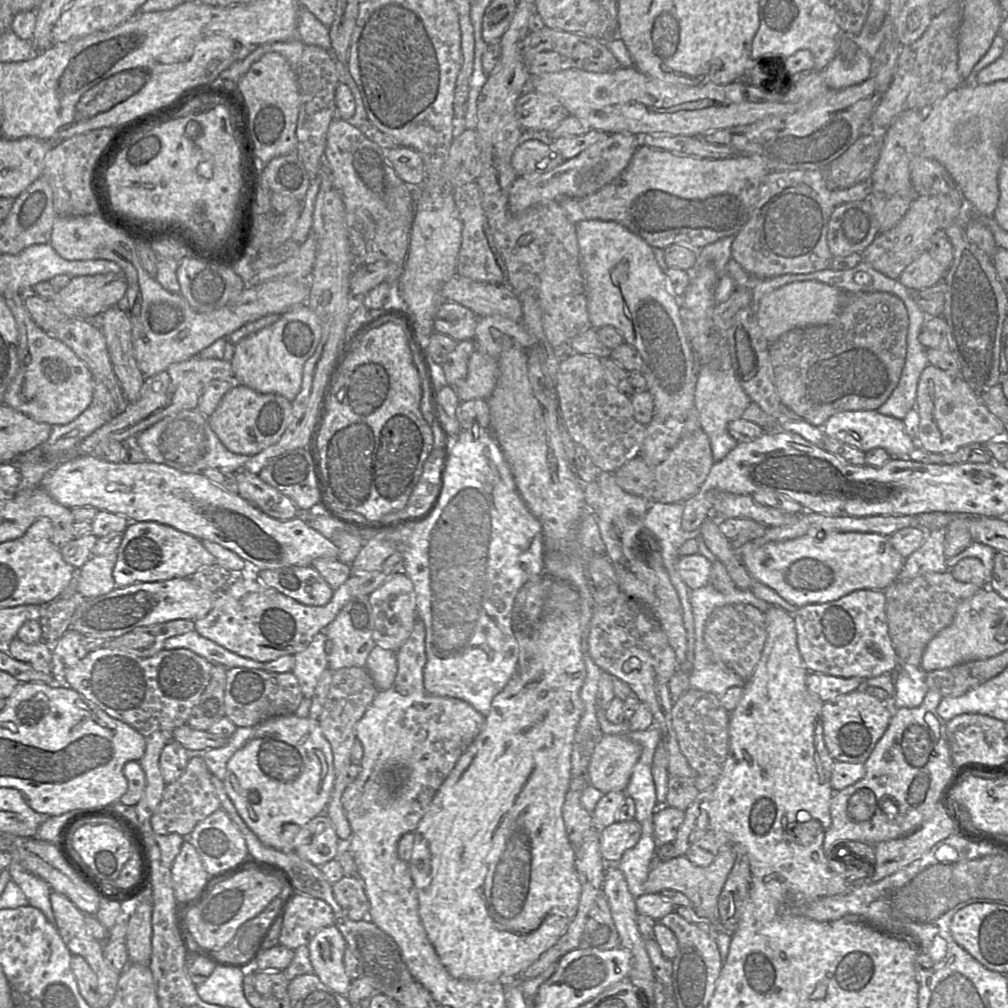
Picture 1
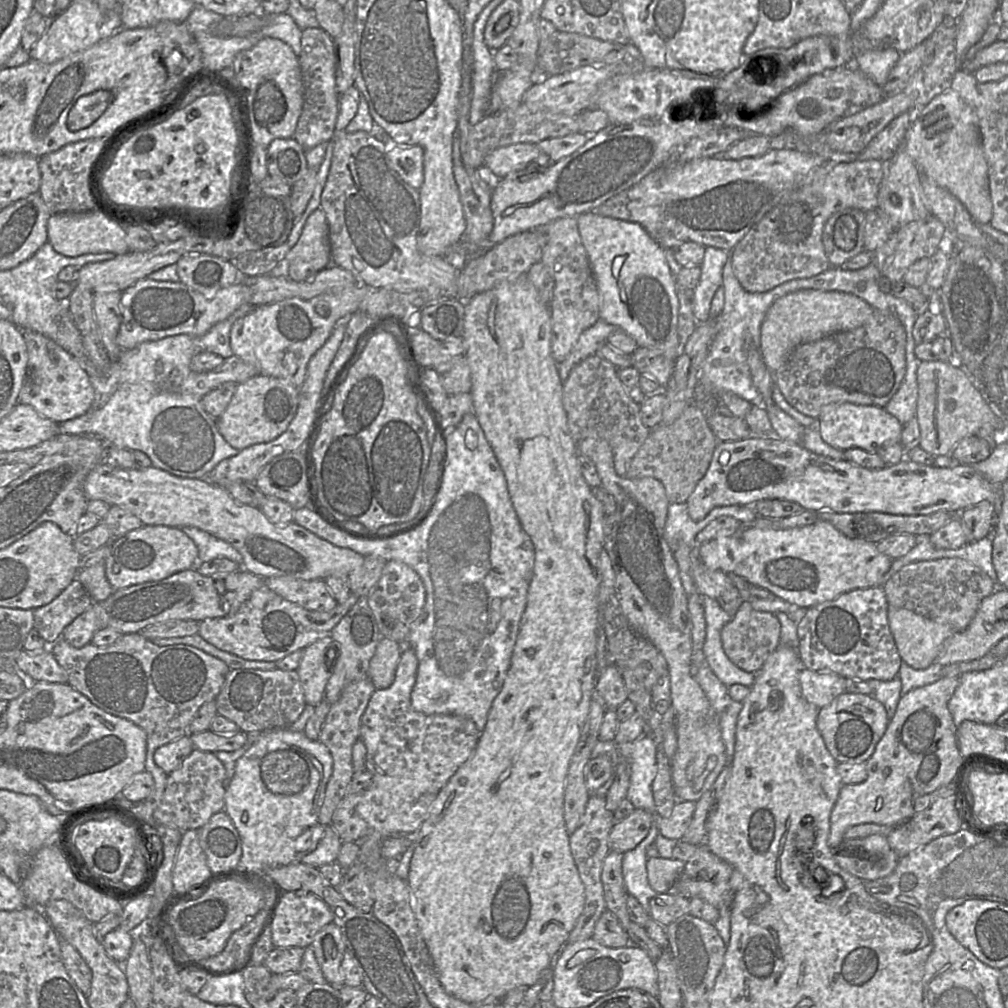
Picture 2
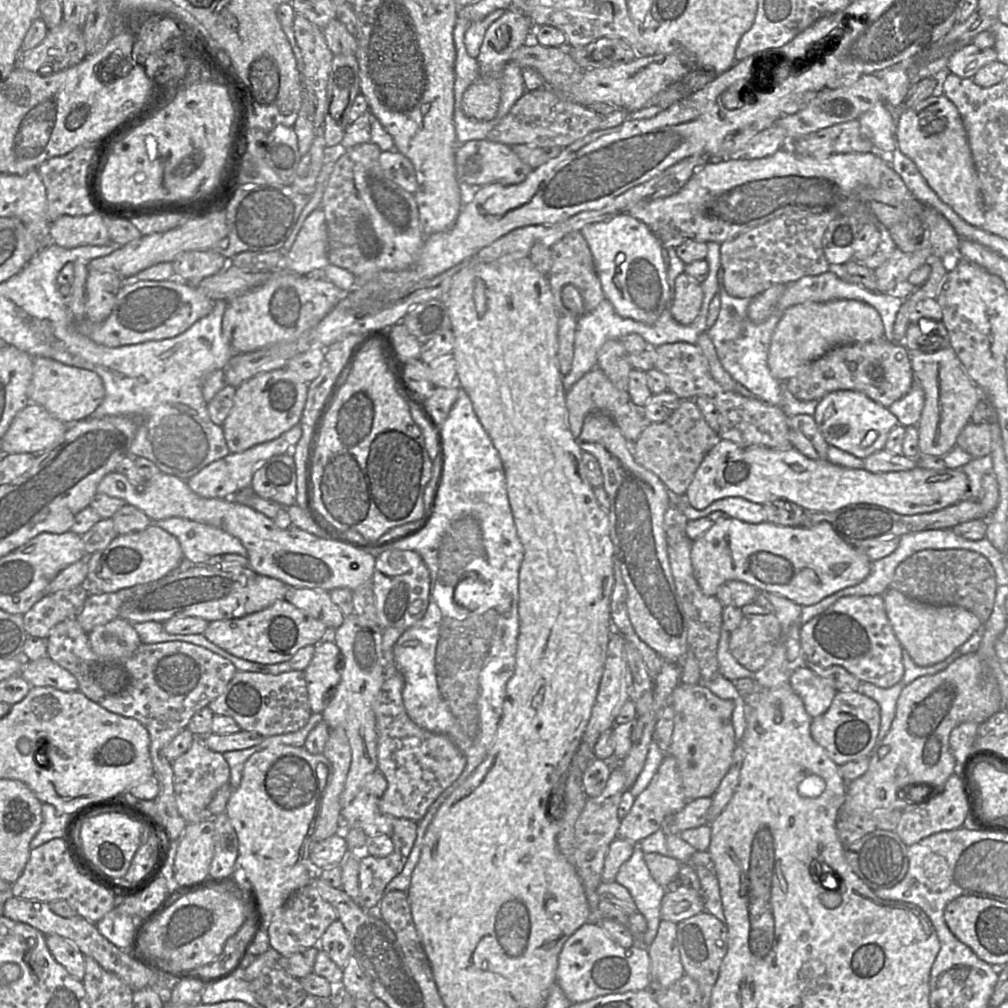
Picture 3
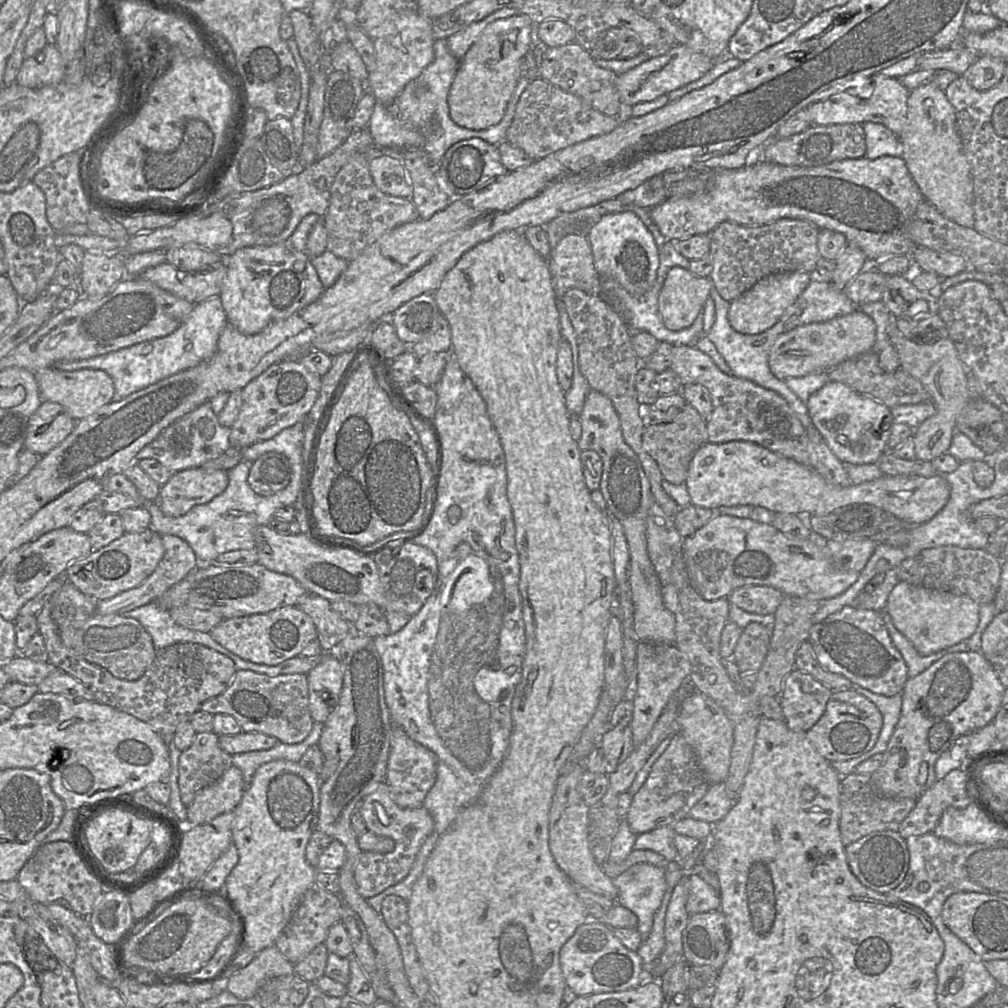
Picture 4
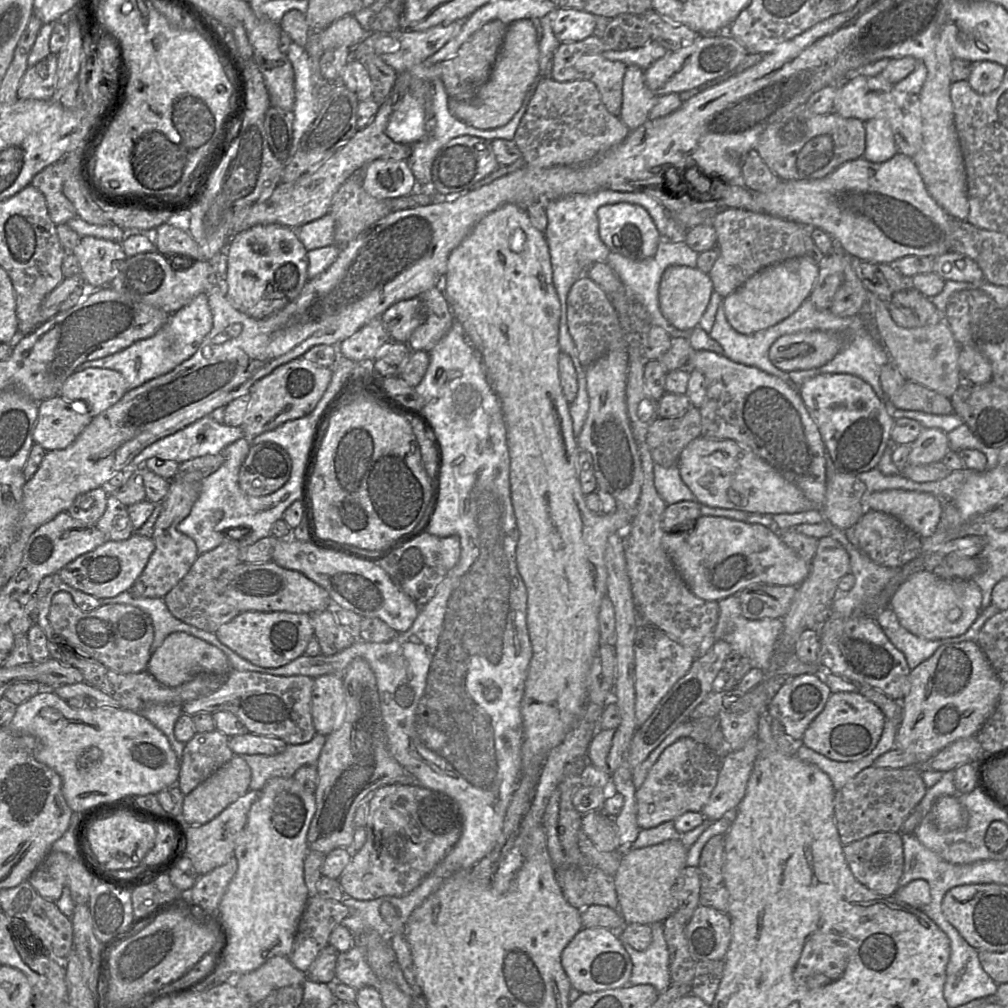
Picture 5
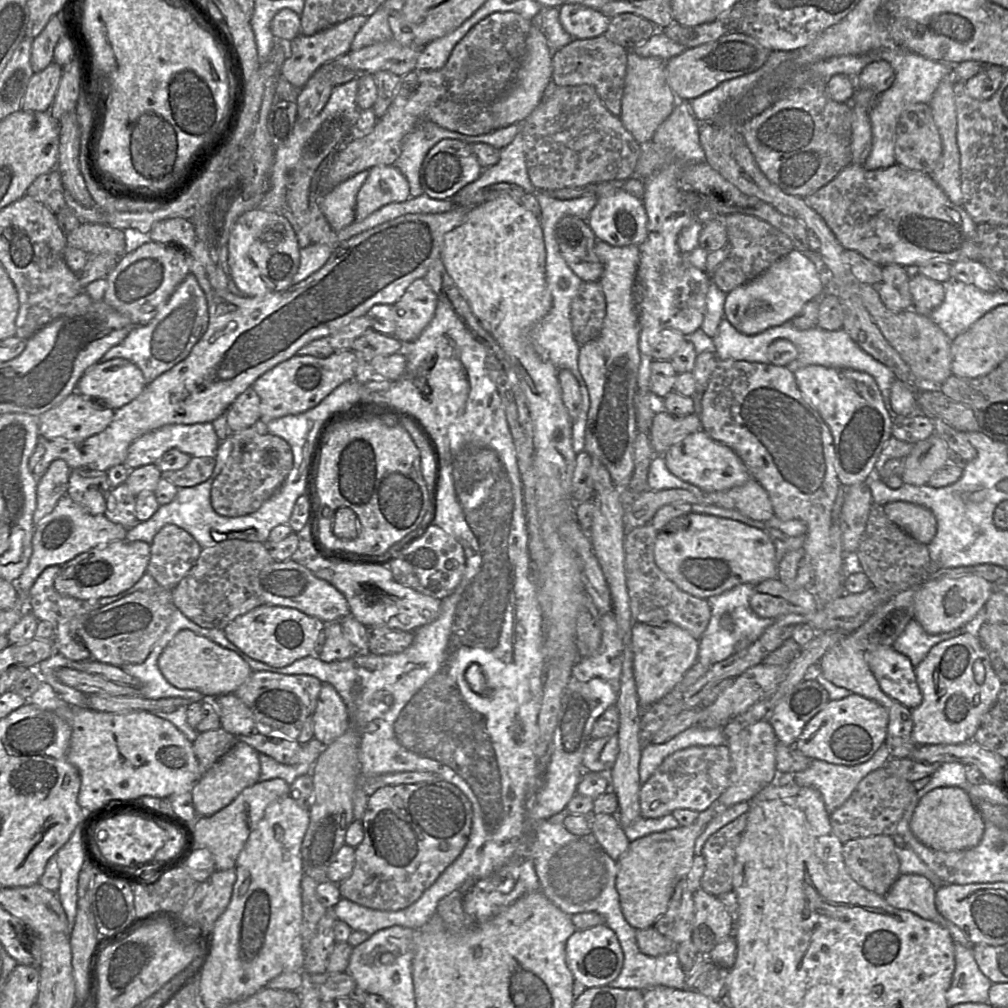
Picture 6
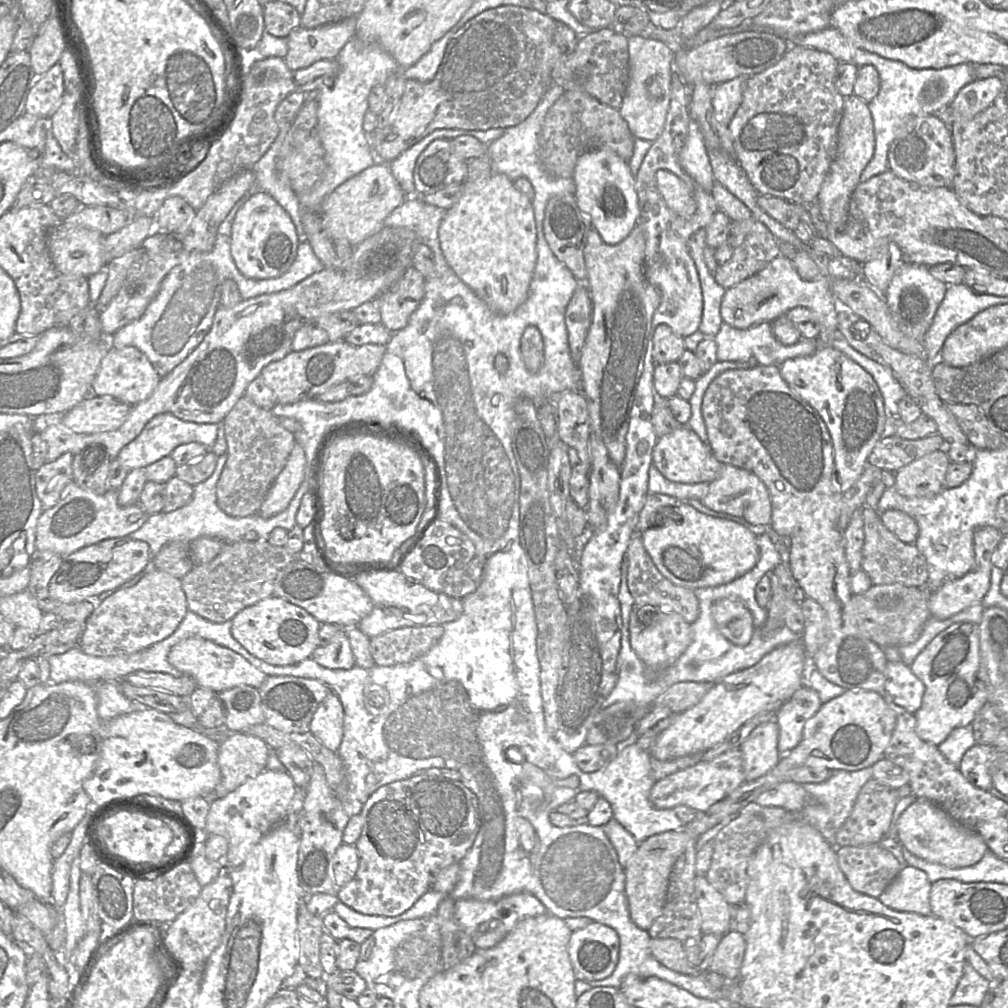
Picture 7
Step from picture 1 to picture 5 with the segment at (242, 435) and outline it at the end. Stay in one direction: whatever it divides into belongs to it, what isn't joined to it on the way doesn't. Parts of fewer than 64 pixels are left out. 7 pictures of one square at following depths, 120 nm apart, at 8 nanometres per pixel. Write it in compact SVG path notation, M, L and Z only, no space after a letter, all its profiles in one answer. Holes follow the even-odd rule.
M301 357L279 366L258 380L249 390L250 401L240 426L245 437L256 437L311 413L328 388L332 374L331 368L318 366Z

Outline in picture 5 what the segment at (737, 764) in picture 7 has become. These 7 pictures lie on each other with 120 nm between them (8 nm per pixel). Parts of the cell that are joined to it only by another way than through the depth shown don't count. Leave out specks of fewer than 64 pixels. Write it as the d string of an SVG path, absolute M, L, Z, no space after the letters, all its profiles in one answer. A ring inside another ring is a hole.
M689 737L680 738L669 745L649 770L644 783L636 790L636 814L639 828L648 829L667 821L674 821L686 812L701 812L716 785L723 755Z

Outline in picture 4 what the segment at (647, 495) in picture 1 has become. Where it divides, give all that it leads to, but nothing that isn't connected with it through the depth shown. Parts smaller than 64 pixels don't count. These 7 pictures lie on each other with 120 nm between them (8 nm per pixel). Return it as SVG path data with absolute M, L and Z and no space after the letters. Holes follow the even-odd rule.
M686 404L683 410L671 419L650 423L646 421L642 436L643 449L656 461L664 479L675 485L686 482L693 456L706 442L708 442L706 421L689 404Z

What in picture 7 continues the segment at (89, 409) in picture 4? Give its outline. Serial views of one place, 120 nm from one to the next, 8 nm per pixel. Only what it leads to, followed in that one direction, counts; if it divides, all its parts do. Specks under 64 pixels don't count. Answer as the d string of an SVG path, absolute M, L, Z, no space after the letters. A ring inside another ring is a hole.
M136 347L110 348L101 360L91 386L91 394L95 396L111 396L132 406L146 400L153 393L160 379L161 377L146 355Z

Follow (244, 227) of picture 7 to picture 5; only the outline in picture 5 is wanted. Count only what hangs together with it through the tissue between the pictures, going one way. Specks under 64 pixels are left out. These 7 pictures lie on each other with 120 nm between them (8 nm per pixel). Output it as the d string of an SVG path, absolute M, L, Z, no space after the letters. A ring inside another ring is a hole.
M260 224L234 235L227 245L223 290L231 304L244 314L263 319L296 299L308 281L307 250L295 229Z

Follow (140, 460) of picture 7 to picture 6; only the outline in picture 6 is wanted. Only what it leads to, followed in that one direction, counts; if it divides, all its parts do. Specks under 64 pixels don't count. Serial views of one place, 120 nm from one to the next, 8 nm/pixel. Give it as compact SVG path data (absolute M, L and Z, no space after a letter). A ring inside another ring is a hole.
M211 422L195 424L167 424L158 429L143 434L131 443L127 457L123 463L129 470L154 464L167 451L177 449L191 457L216 457L220 440Z

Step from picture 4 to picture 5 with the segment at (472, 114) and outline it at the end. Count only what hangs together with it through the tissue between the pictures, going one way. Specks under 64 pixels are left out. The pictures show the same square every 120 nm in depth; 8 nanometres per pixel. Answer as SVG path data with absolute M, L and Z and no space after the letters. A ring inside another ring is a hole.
M530 19L516 20L508 25L489 79L470 100L459 101L449 97L449 111L458 120L477 129L490 130L502 127L521 108L528 90L539 79L539 38L536 28Z

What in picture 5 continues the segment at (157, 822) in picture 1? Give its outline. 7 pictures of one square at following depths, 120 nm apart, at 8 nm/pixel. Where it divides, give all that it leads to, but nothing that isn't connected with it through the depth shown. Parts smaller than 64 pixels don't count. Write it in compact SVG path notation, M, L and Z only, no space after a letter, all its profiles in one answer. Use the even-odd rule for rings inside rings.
M215 729L211 732L195 733L185 744L177 781L183 795L189 794L232 758L234 753L228 740L229 737Z

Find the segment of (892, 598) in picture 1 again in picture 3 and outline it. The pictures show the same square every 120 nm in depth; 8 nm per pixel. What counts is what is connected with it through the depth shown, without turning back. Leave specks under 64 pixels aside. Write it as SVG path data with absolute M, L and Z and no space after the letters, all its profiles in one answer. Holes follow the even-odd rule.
M926 549L914 553L898 565L889 588L926 604L963 607L984 624L994 607L997 584L992 565L977 552L964 549Z

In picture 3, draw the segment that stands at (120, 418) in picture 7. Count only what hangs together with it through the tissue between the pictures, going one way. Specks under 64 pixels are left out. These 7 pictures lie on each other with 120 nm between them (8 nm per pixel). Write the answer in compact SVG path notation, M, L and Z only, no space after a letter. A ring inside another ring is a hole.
M30 402L12 420L2 439L1 450L3 454L36 455L57 445L68 427L42 406Z

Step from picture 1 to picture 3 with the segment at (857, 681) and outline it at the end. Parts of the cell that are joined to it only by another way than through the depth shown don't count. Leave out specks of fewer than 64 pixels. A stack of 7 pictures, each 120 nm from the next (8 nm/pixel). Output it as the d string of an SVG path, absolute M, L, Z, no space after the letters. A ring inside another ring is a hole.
M802 664L792 665L788 676L788 683L792 690L801 698L806 712L812 719L826 712L837 692L831 683Z

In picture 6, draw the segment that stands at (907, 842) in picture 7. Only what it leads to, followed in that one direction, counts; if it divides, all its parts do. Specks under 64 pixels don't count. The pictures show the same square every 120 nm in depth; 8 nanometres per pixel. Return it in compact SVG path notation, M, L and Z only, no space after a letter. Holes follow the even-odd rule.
M940 787L926 793L919 800L909 827L920 843L942 852L967 850L977 846L985 830L984 821L973 801L958 787Z

